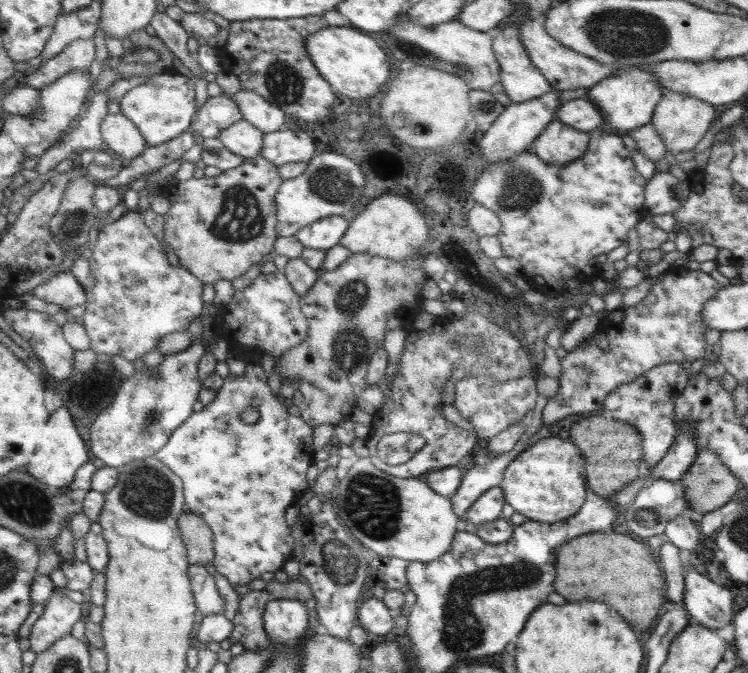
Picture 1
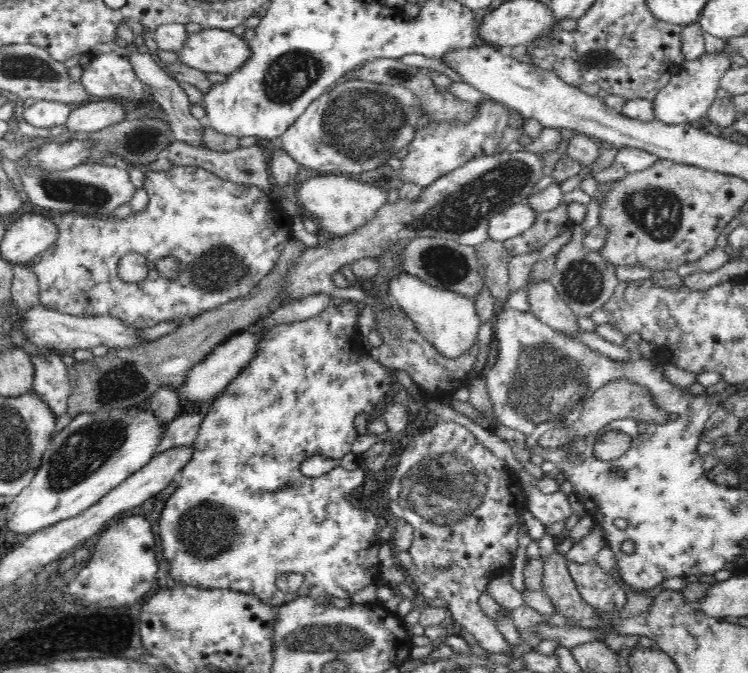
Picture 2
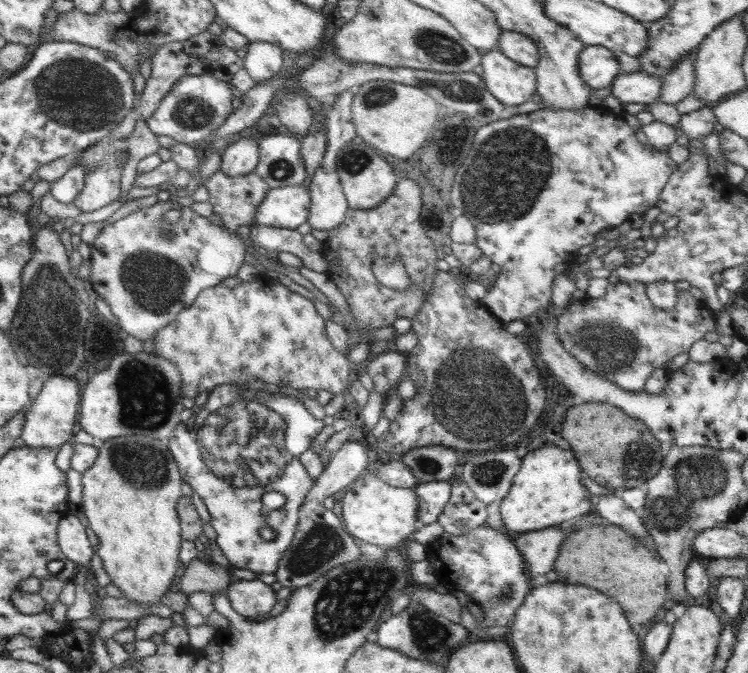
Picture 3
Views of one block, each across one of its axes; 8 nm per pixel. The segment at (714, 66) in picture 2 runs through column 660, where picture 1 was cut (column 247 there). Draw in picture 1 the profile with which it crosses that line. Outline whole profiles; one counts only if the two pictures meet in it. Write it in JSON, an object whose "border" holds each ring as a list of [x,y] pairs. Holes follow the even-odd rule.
{"border":[[[241,88],[229,97],[239,106],[242,118],[263,133],[287,129],[288,115],[278,106],[264,100],[256,91]]]}

